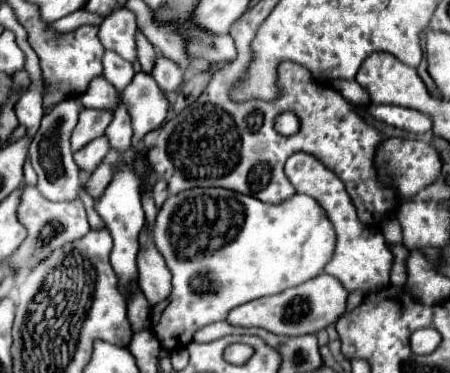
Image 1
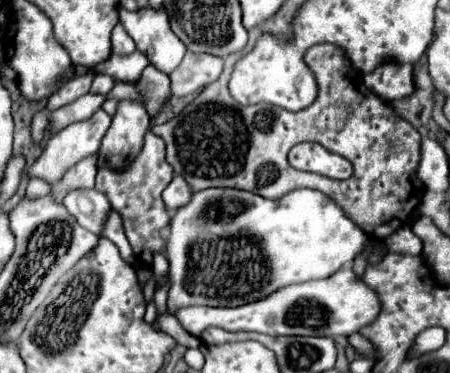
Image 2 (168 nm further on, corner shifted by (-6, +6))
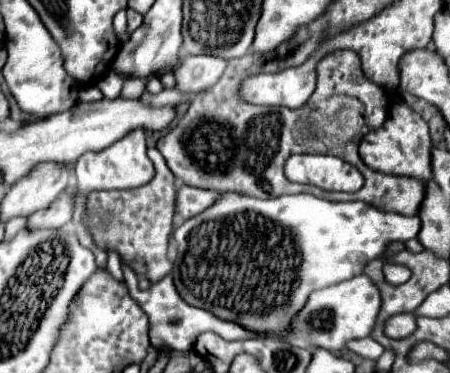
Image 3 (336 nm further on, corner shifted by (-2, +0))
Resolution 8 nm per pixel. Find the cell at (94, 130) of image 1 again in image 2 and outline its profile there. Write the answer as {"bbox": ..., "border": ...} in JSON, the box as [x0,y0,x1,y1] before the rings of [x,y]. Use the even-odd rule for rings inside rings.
{"bbox":[29,110,112,182],"border":[[[97,110],[91,118],[87,120],[81,120],[81,122],[75,122],[75,124],[69,124],[67,128],[63,128],[59,134],[55,134],[43,154],[39,156],[39,160],[29,168],[29,176],[39,176],[39,178],[45,178],[47,182],[57,182],[61,180],[61,176],[73,166],[77,164],[81,158],[89,156],[89,154],[95,154],[99,150],[99,144],[101,144],[101,138],[105,136],[107,128],[111,126],[112,117],[105,112],[105,110]]]}

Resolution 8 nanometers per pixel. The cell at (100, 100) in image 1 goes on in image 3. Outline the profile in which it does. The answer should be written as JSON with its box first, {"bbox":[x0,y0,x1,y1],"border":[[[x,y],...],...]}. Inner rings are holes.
{"bbox":[75,130,155,208],"border":[[[133,130],[113,146],[101,152],[91,152],[83,154],[75,166],[77,174],[77,208],[83,208],[85,196],[91,190],[113,190],[113,188],[139,188],[147,184],[155,176],[153,162],[147,156],[147,144],[145,144],[145,132],[143,130]]]}

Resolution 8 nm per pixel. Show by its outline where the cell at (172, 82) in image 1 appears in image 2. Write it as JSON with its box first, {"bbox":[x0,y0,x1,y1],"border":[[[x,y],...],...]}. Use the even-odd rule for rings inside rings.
{"bbox":[119,8,187,74],"border":[[[119,8],[119,22],[133,38],[137,50],[143,52],[157,70],[171,74],[181,64],[187,48],[171,32],[165,10],[145,8],[139,12],[129,12]]]}

